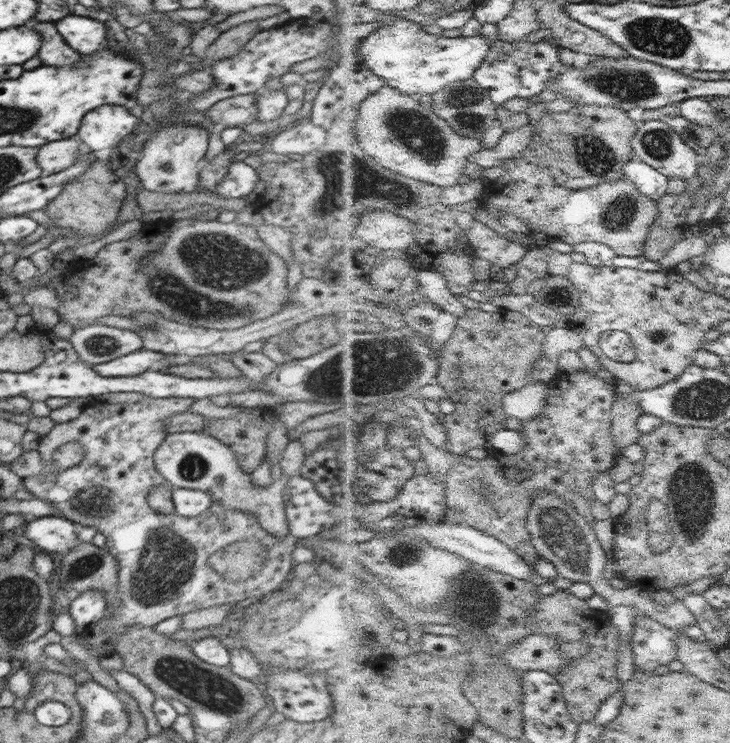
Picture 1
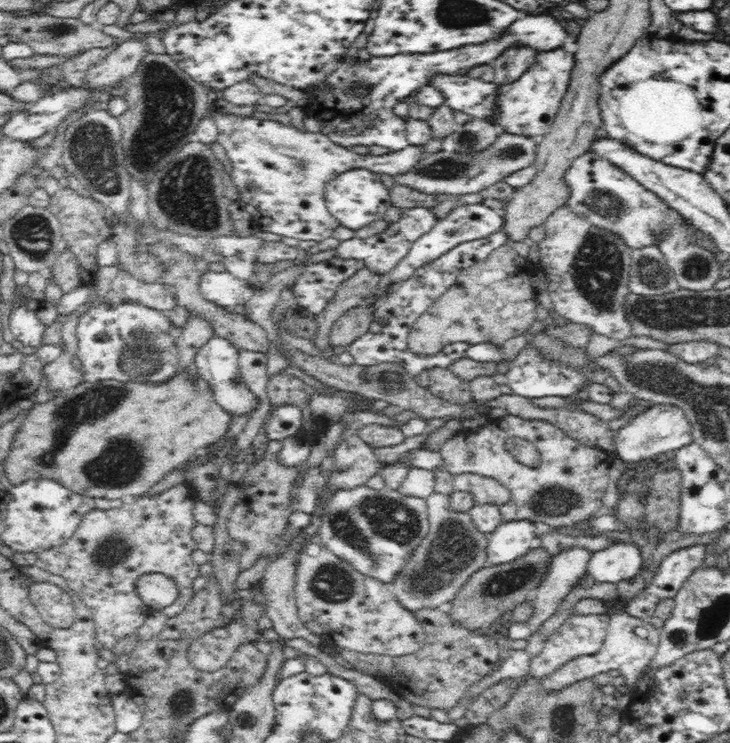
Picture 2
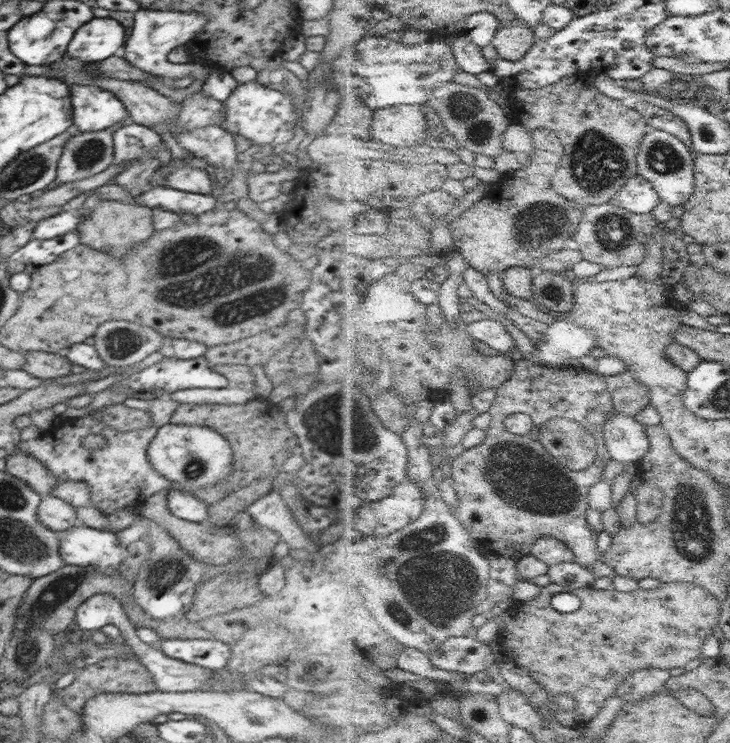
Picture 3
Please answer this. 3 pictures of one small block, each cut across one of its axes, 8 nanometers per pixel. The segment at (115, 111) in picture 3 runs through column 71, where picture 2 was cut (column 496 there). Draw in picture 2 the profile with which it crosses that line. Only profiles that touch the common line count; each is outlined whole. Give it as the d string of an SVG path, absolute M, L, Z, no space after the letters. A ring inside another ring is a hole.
M436 74L429 80L429 84L439 89L452 111L492 122L499 94L499 85L496 83L470 78L467 74Z

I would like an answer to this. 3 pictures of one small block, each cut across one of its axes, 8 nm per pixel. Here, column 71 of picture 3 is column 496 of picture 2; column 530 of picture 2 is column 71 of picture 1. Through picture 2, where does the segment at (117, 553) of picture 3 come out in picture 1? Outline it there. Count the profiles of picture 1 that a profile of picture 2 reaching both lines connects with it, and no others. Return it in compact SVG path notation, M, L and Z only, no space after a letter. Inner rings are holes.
M56 515L31 518L19 531L19 536L28 538L36 548L66 554L79 544L78 525L71 520Z

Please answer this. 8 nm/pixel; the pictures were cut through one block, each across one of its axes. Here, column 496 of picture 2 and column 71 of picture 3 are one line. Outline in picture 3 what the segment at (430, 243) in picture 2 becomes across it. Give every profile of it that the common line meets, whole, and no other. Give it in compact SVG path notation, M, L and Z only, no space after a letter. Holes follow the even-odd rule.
M83 207L76 209L76 213L64 211L56 216L49 216L44 220L40 220L33 228L33 239L49 240L66 233L77 230L80 221L85 217L85 212L88 209Z

